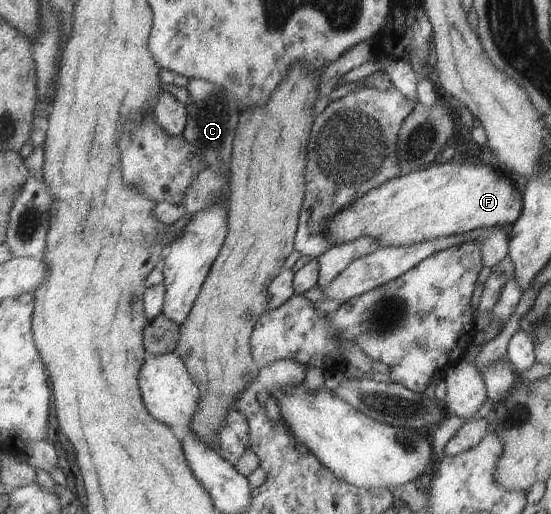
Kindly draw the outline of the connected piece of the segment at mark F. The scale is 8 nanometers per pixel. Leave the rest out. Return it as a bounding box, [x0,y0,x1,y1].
[325,160,524,247]

